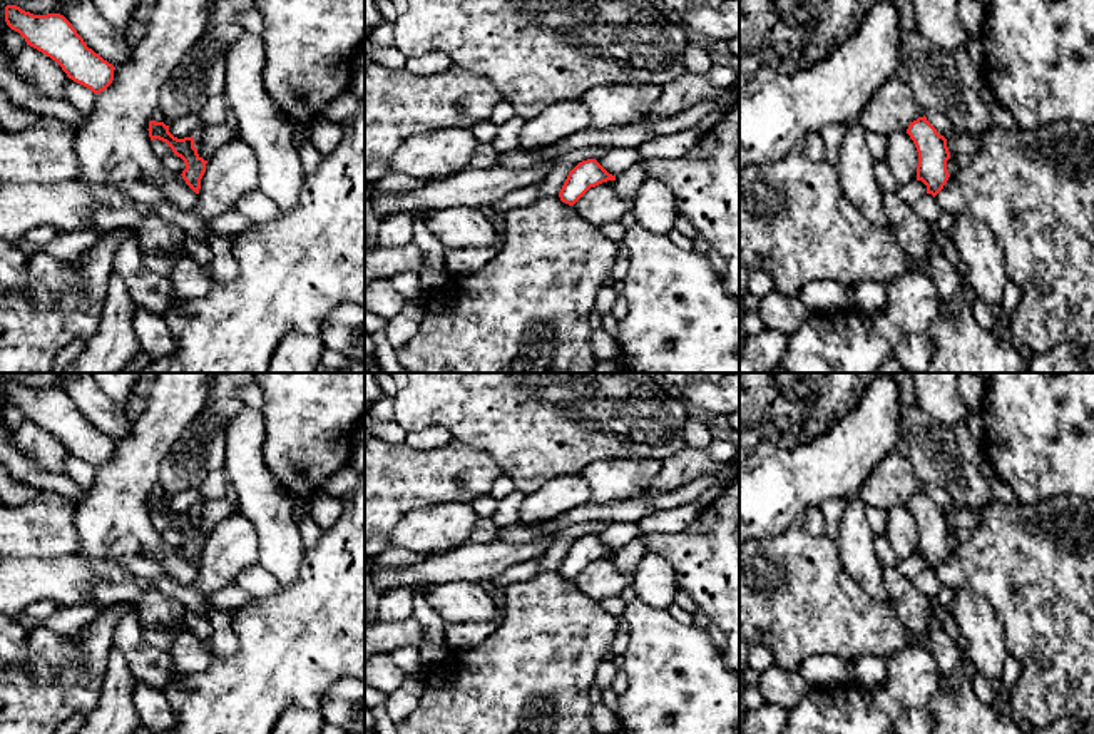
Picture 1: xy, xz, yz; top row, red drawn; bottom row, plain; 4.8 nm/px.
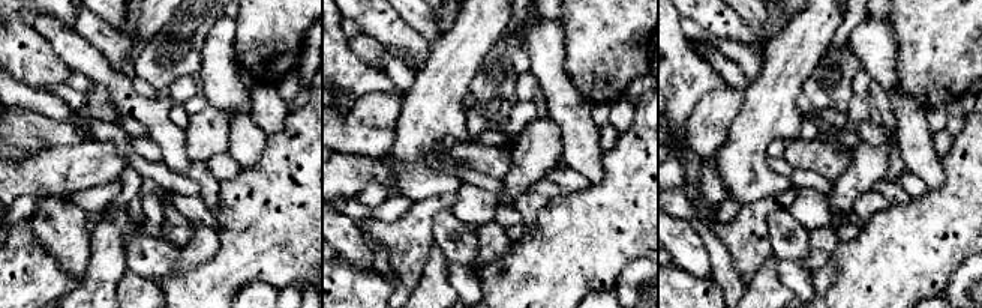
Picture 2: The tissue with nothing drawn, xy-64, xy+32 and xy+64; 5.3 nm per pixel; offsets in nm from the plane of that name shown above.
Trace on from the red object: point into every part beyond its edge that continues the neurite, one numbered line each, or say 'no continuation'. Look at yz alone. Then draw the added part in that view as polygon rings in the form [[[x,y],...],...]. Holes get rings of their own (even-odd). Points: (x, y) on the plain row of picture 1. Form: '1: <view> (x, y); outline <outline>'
no continuation

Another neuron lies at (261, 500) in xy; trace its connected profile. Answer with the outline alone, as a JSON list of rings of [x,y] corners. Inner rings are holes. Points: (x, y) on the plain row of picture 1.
[[[244,406],[231,416],[226,431],[224,471],[234,487],[239,513],[254,527],[258,563],[281,585],[298,580],[304,557],[293,500],[266,468],[263,458],[264,418]]]

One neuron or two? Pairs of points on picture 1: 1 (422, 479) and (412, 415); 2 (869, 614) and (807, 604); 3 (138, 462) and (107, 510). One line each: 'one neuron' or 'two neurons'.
1: two neurons
2: one neuron
3: one neuron

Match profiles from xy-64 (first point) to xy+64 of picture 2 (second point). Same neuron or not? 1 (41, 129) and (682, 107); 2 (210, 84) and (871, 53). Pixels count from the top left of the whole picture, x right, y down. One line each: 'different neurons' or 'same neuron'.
1: different neurons
2: same neuron

